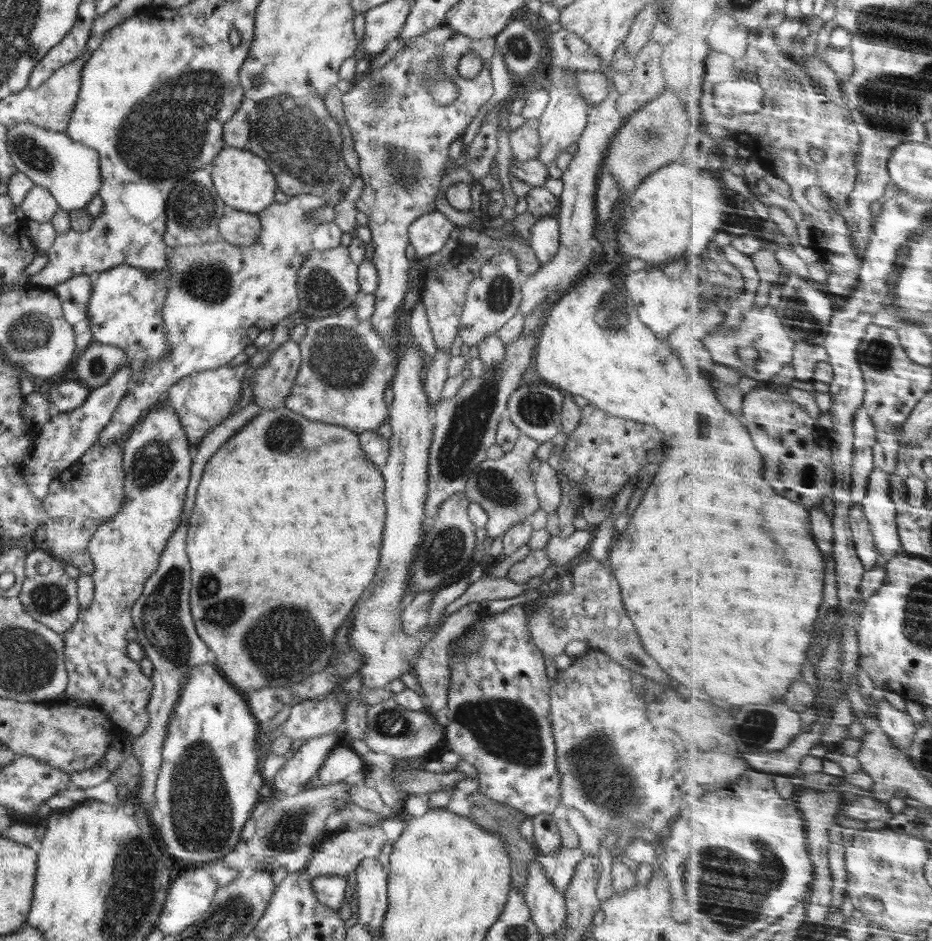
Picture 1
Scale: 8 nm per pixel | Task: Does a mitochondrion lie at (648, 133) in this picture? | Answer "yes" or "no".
yes

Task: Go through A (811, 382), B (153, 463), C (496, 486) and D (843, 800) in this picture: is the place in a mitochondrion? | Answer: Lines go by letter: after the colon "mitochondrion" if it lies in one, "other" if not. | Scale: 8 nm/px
A: other
B: mitochondrion
C: mitochondrion
D: other

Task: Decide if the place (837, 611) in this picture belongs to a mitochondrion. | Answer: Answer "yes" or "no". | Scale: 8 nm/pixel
no

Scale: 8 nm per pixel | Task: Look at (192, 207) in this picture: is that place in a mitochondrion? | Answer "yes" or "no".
yes

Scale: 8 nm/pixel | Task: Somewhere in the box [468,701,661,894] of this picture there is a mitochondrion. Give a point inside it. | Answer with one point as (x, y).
(589, 761)

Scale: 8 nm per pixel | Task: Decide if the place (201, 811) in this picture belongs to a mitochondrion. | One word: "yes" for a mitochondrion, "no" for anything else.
yes

